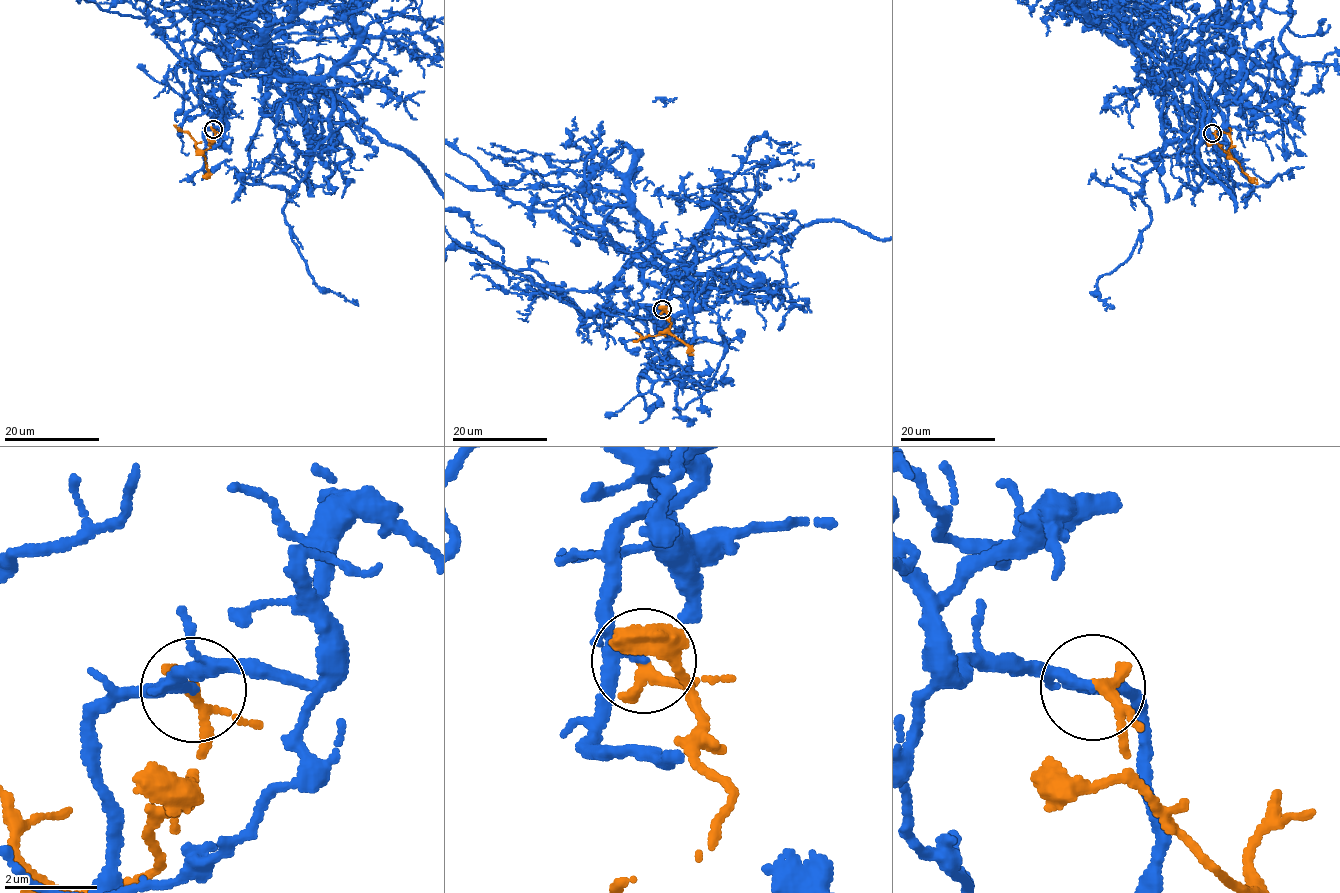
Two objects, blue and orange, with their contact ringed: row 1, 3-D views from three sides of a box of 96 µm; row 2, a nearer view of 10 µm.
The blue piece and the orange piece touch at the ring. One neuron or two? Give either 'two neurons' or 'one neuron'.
two neurons

